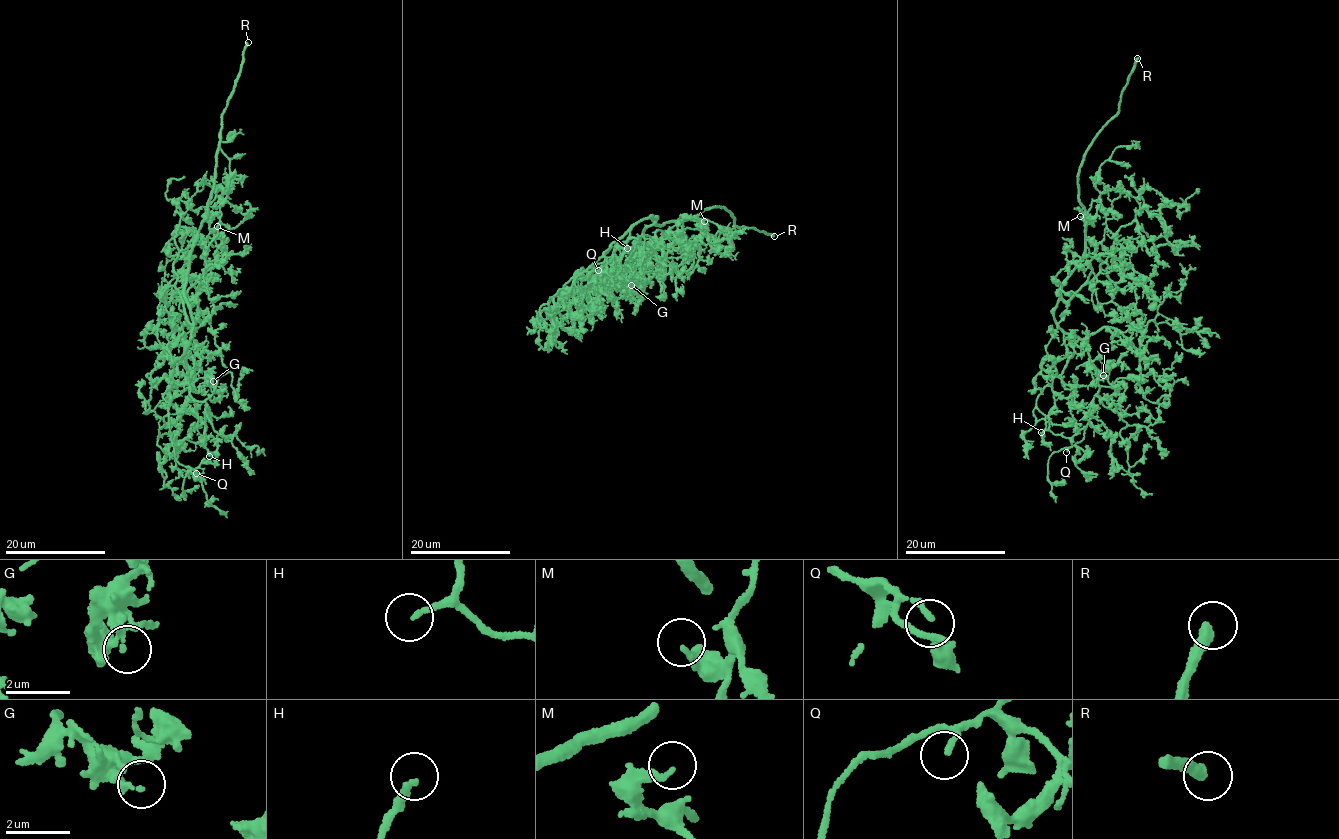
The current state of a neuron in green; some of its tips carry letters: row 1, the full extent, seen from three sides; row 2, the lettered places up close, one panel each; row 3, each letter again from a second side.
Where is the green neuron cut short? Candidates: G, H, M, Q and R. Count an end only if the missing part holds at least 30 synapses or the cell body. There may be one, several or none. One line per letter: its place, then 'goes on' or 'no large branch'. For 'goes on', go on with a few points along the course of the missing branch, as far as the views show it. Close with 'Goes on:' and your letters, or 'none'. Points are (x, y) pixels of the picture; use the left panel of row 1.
G: at (213, 381); no large branch
H: at (209, 456); goes on; missing branch runs (209, 456), (215, 462), (217, 477), (225, 490), (238, 501)
M: at (217, 226); no large branch
Q: at (196, 473); no large branch
R: at (248, 42); goes on
Goes on: H, R

